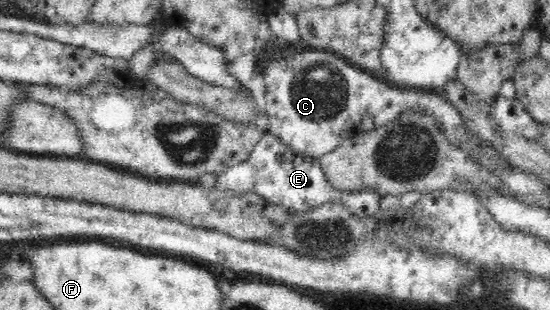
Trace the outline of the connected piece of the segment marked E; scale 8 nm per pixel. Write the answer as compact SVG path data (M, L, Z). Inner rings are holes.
M266 132L254 146L250 157L240 165L229 167L218 177L217 189L224 190L230 195L244 195L254 192L264 200L280 204L289 211L304 213L316 209L328 201L339 201L349 208L356 217L374 217L380 214L380 205L384 195L378 195L373 189L360 191L340 191L332 187L321 170L319 158L307 153L293 153L280 139Z

